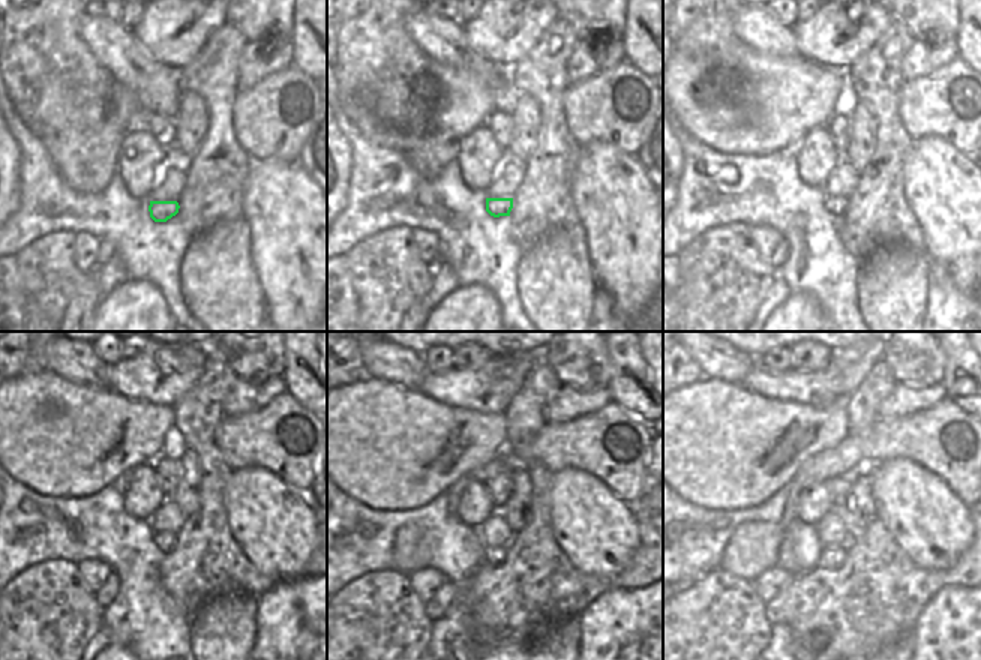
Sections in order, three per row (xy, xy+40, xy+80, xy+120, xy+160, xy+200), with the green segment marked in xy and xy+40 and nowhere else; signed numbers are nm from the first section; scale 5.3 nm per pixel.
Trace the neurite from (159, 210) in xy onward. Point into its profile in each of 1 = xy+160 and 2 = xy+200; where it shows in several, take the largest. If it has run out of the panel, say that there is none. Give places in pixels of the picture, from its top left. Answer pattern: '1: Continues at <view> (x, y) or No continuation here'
1: Continues at xy+160 (494, 555)
2: Continues at xy+200 (833, 557).

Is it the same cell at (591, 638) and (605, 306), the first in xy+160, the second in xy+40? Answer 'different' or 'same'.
same

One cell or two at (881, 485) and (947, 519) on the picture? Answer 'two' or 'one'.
one

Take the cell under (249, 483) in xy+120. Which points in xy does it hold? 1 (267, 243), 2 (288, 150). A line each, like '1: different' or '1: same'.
1: same
2: different

